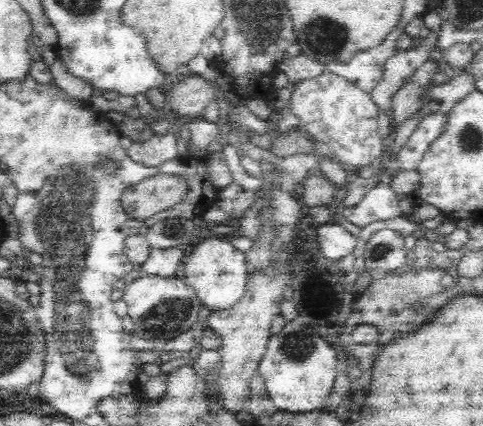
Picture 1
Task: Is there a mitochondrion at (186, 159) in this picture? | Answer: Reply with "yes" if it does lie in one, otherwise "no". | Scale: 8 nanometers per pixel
no

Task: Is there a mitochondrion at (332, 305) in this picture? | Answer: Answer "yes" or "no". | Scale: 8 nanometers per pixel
no

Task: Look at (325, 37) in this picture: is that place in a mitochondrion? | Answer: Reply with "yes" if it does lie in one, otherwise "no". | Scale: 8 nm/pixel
yes

